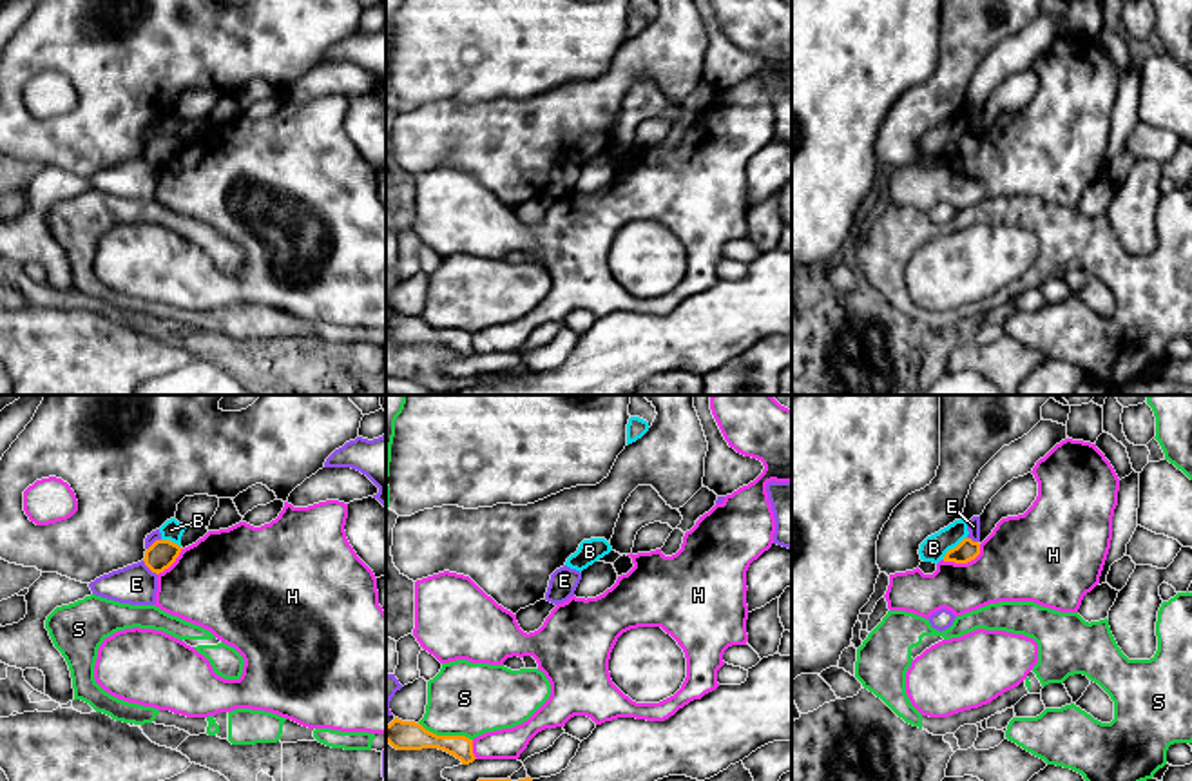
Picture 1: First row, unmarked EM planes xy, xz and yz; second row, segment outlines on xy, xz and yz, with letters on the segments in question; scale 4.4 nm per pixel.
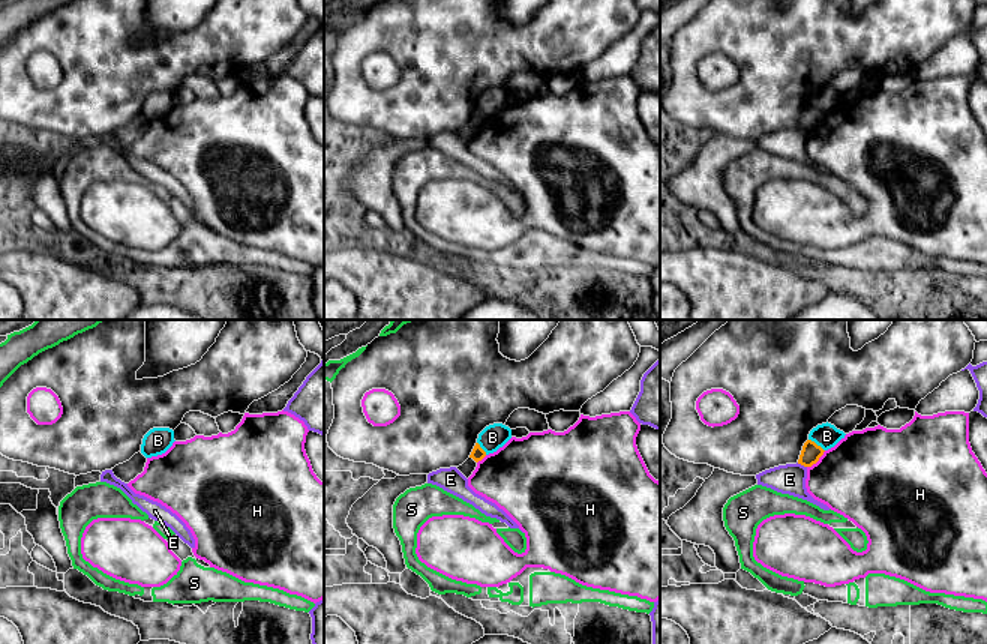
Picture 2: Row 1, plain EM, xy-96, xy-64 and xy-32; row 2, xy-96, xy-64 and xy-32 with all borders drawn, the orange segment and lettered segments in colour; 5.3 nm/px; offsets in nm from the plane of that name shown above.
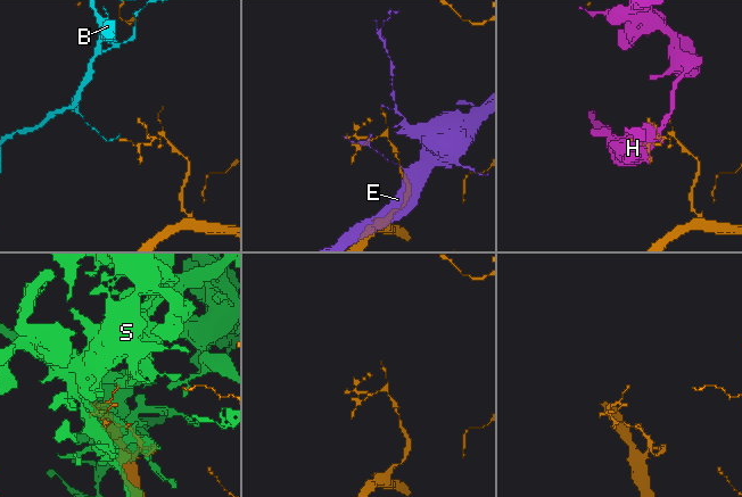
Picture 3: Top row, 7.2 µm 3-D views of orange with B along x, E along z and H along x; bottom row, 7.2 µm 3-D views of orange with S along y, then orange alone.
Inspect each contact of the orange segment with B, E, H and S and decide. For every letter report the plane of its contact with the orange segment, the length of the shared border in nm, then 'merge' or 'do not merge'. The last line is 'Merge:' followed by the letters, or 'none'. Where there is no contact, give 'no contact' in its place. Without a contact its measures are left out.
B: contact in yz; length 150 nm; do not merge
E: contact in xy; length 100 nm; do not merge
H: contact in yz; length 190 nm; do not merge
S: contact in xz; length 260 nm; do not merge
Merge: none

